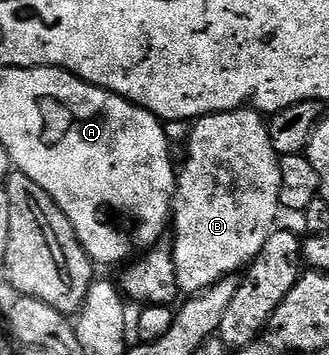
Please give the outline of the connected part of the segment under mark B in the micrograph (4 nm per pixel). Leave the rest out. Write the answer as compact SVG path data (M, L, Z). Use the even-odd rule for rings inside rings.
M237 107L233 111L225 111L224 113L209 113L198 118L190 126L190 129L192 129L191 138L187 141L187 162L181 165L177 173L175 200L173 202L175 245L172 244L170 246L180 294L194 295L203 293L209 286L216 285L222 277L229 277L246 270L247 266L255 260L255 256L261 251L261 247L265 247L265 239L269 239L269 235L276 228L277 222L275 220L278 219L279 213L281 214L279 203L279 196L281 195L281 167L279 166L279 153L269 139L267 127L268 122L265 120L264 114L260 113L258 108L255 107Z

